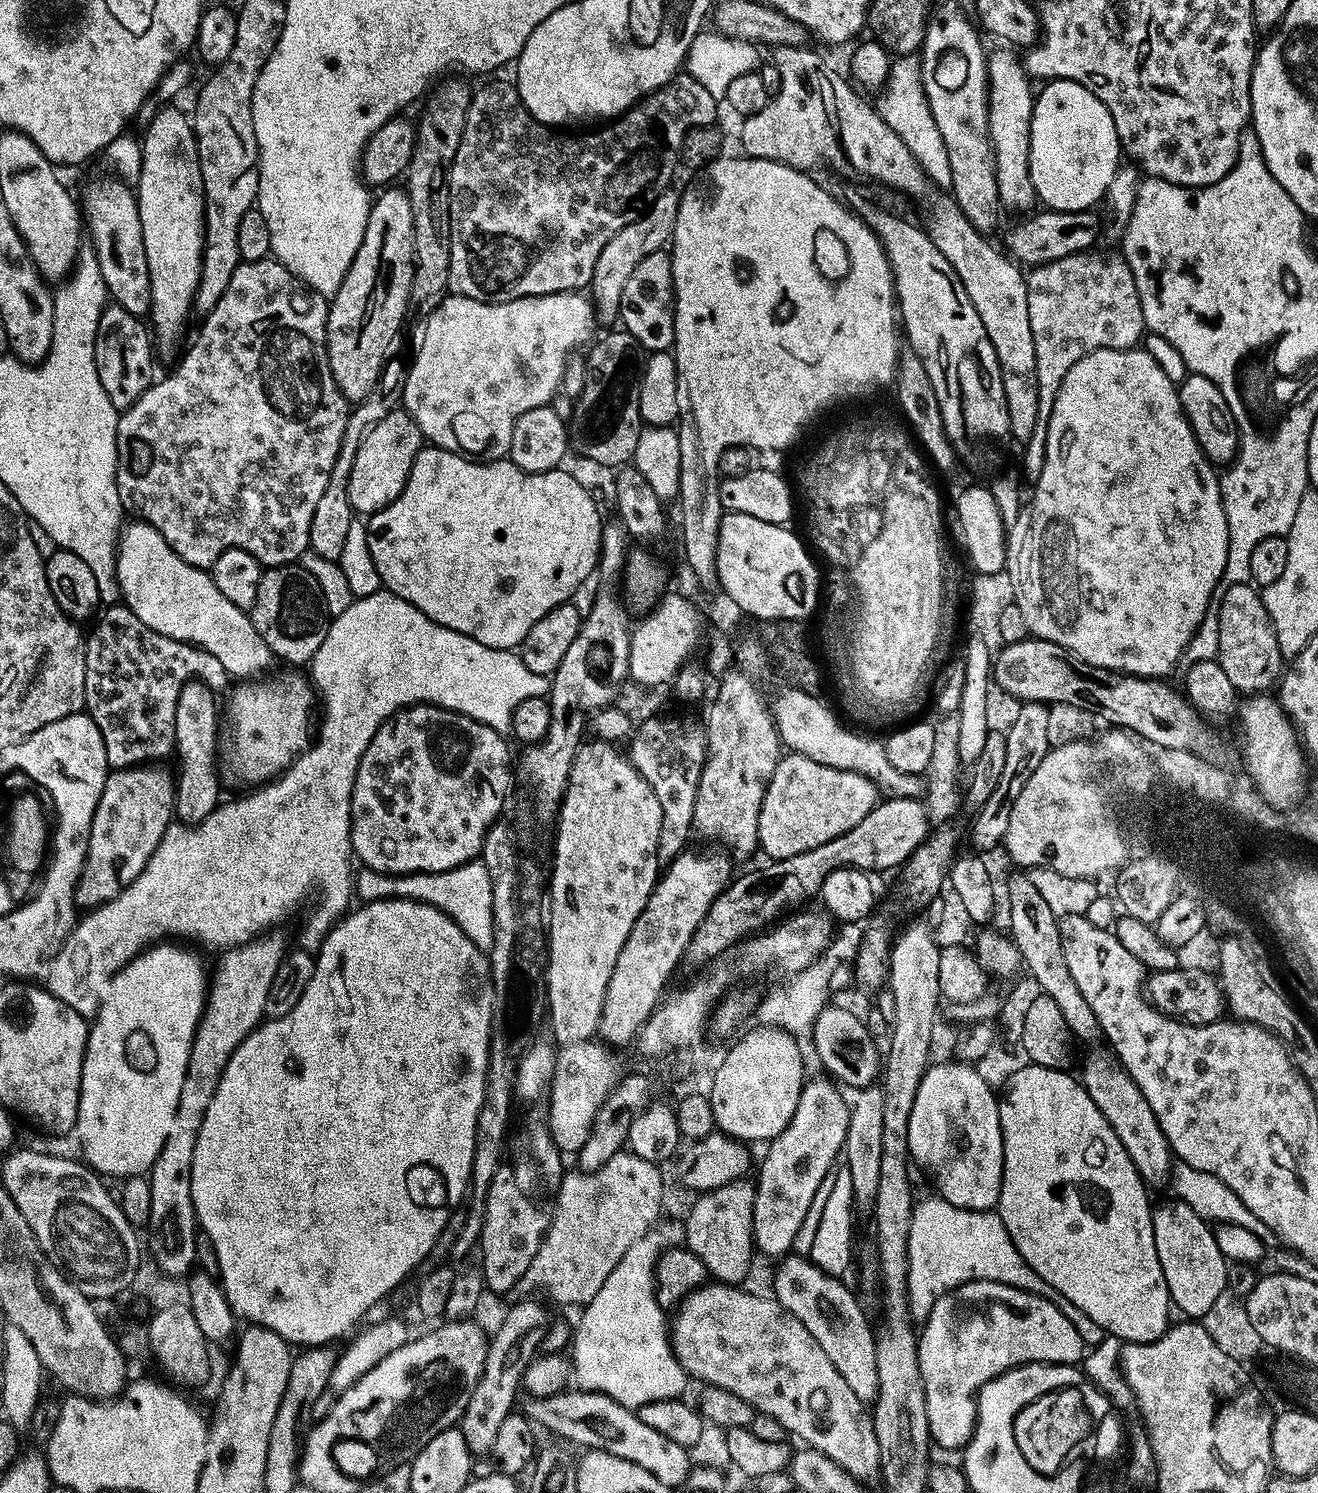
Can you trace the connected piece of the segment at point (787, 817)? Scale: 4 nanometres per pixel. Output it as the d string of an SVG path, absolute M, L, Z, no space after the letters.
M788 752L781 755L774 774L764 785L758 814L758 848L772 862L806 854L858 826L876 803L878 789L873 780Z

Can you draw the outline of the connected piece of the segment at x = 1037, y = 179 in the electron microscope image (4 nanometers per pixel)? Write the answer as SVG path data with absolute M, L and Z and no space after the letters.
M1049 80L1043 85L1044 88L1039 89L1038 95L1035 97L1032 106L1032 121L1030 122L1030 188L1031 191L1036 191L1035 199L1041 200L1045 209L1052 209L1054 211L1086 211L1088 209L1095 209L1096 203L1103 201L1108 194L1108 187L1110 182L1114 182L1114 174L1116 169L1122 164L1122 149L1120 146L1120 139L1118 138L1118 130L1114 126L1114 118L1110 118L1110 110L1106 110L1106 106L1102 102L1098 102L1098 98L1094 98L1094 94L1090 94L1090 90L1086 90L1086 86L1082 86L1073 80Z

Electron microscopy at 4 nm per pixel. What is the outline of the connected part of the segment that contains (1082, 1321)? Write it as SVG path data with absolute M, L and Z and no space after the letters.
M939 1198L924 1200L921 1204L919 1201L913 1207L912 1225L908 1231L908 1311L913 1321L927 1320L928 1312L939 1296L944 1296L952 1289L959 1288L960 1285L971 1280L989 1280L1006 1286L1014 1286L1023 1292L1032 1292L1036 1296L1044 1296L1051 1304L1058 1306L1058 1310L1062 1310L1062 1314L1066 1314L1066 1318L1070 1318L1070 1322L1074 1322L1074 1330L1078 1330L1078 1334L1086 1346L1095 1346L1104 1341L1106 1334L1102 1330L1102 1326L1098 1326L1098 1322L1094 1322L1094 1318L1082 1314L1082 1310L1078 1310L1078 1306L1074 1306L1074 1302L1070 1302L1065 1296L1058 1294L1058 1290L1054 1290L1054 1286L1047 1284L1024 1261L1022 1254L1018 1254L999 1211L975 1212L965 1208L955 1208L950 1206L950 1202Z

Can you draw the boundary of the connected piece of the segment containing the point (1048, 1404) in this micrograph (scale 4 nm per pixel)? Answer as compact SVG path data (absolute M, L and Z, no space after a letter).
M1069 1386L1047 1392L1019 1411L1014 1420L1014 1438L1032 1470L1043 1476L1053 1476L1065 1465L1068 1457L1085 1439L1089 1439L1094 1422L1084 1406L1077 1387Z

